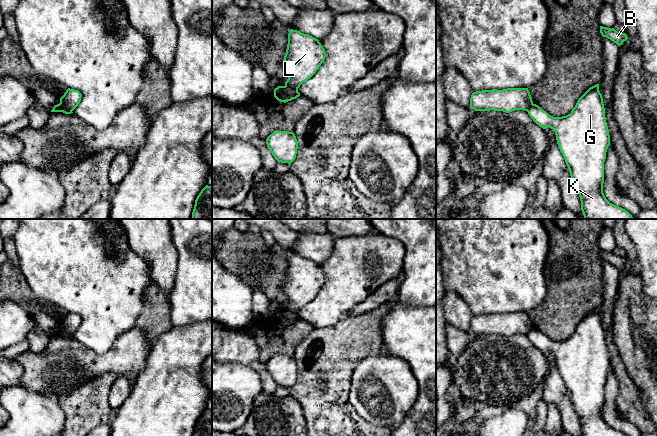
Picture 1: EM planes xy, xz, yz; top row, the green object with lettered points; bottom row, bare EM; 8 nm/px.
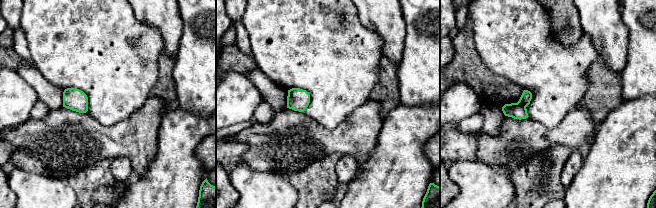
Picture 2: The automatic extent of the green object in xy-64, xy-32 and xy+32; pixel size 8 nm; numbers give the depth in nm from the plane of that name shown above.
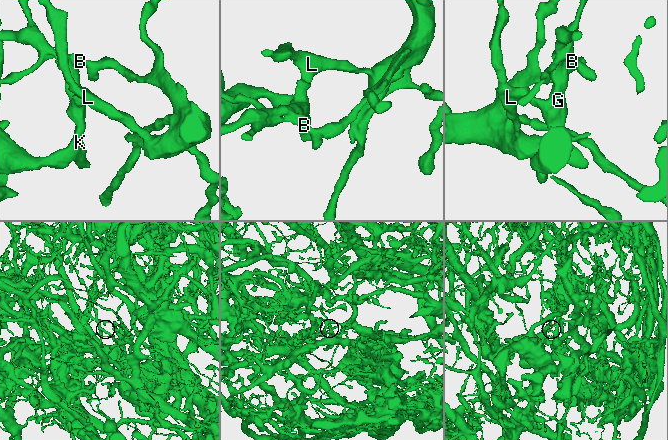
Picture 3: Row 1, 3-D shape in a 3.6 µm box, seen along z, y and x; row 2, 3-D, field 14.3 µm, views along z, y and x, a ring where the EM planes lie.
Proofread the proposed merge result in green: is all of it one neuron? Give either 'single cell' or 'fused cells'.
fused cells

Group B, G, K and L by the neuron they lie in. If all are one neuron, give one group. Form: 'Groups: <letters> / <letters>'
Groups: B L / G K

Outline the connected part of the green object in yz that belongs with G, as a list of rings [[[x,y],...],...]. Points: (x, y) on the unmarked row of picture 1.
[[[599,308],[590,311],[566,340],[553,341],[536,328],[532,328],[527,336],[537,349],[554,354],[557,368],[579,418],[582,436],[628,436],[610,427],[603,417],[604,386],[610,369],[610,359]]]

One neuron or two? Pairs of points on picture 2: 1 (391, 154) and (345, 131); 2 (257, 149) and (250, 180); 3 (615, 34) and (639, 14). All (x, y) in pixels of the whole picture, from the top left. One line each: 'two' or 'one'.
1: two
2: two
3: two

